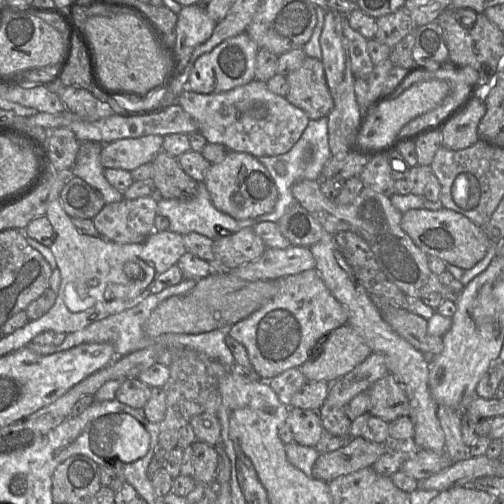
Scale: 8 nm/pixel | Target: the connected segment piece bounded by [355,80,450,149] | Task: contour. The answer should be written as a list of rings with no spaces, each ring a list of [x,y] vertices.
[[[430,80],[411,85],[396,100],[379,106],[368,119],[355,145],[362,149],[374,149],[392,143],[404,125],[439,106],[449,92],[449,84],[441,80]]]

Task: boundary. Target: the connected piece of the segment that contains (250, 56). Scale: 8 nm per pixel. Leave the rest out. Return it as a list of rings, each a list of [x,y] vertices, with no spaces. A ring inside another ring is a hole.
[[[247,32],[228,38],[194,62],[188,76],[187,89],[200,94],[216,94],[248,84],[255,79],[258,47]]]

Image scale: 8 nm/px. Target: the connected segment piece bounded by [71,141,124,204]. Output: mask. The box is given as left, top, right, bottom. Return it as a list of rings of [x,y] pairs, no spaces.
[[[81,142],[72,174],[88,183],[106,204],[120,202],[124,199],[123,193],[112,187],[104,176],[105,168],[100,163],[102,147],[98,142]]]

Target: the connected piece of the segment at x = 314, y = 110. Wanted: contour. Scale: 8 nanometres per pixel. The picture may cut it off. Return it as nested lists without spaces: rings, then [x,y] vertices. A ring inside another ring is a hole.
[[[306,57],[303,64],[287,77],[286,99],[303,110],[310,120],[327,117],[334,106],[321,60]]]

